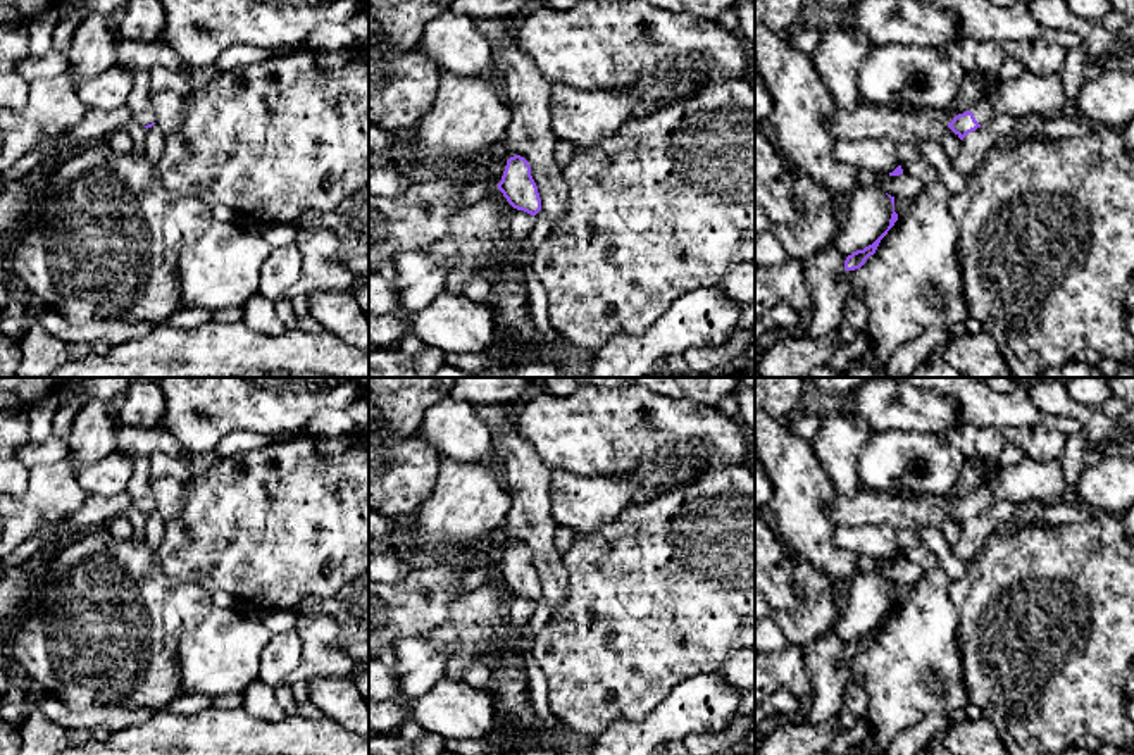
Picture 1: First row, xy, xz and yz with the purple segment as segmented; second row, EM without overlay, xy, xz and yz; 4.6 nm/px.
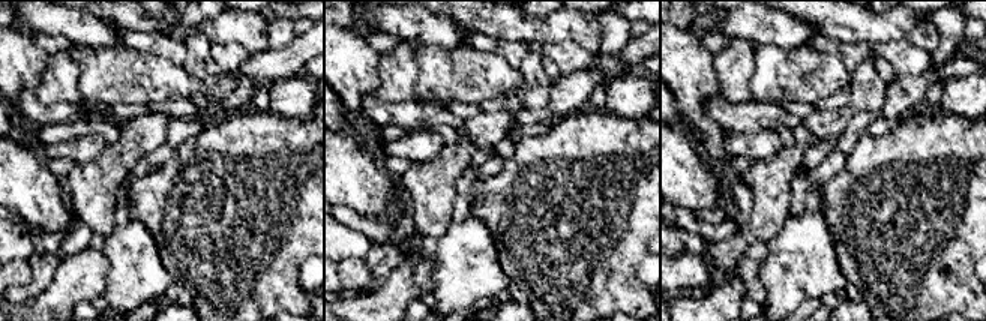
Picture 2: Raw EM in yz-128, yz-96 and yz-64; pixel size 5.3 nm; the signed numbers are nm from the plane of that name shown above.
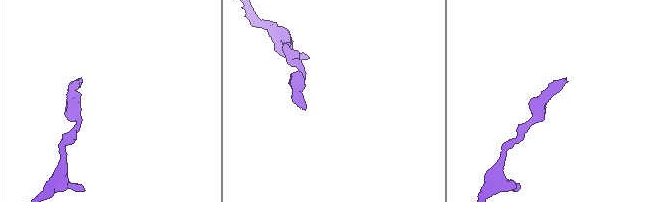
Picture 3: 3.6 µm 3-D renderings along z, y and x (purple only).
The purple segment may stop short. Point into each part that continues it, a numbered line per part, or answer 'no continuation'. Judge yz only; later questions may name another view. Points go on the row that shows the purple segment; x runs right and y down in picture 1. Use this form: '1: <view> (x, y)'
1: yz (983, 112)

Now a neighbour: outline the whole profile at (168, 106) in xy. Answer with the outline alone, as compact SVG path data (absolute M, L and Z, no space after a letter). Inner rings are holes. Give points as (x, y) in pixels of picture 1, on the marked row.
M159 91L152 97L155 126L167 136L179 128L183 121L186 98L174 91Z

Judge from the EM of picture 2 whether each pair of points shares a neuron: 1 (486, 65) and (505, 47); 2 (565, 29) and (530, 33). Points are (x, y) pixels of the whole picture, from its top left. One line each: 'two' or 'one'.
1: two
2: one

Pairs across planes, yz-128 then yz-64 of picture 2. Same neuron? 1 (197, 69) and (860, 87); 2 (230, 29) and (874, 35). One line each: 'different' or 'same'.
1: same
2: same

